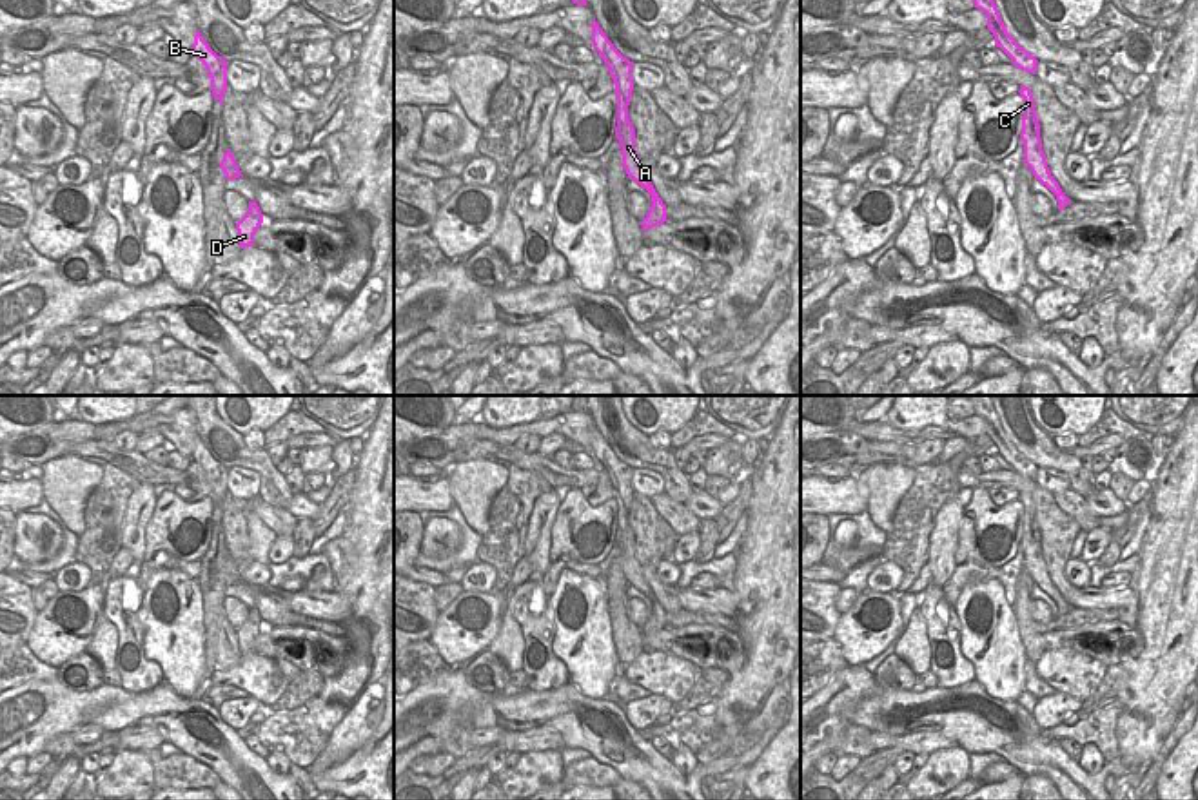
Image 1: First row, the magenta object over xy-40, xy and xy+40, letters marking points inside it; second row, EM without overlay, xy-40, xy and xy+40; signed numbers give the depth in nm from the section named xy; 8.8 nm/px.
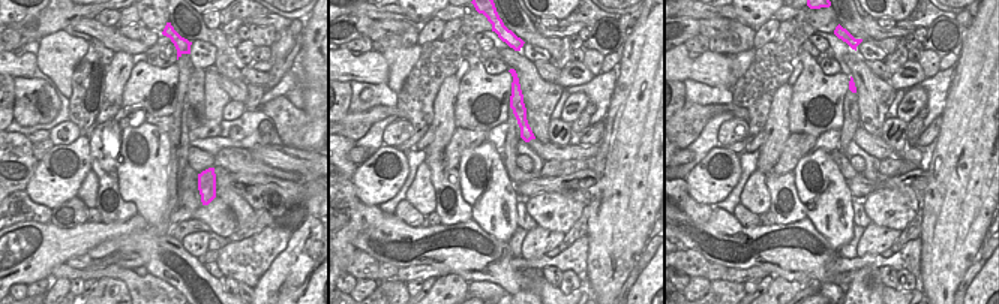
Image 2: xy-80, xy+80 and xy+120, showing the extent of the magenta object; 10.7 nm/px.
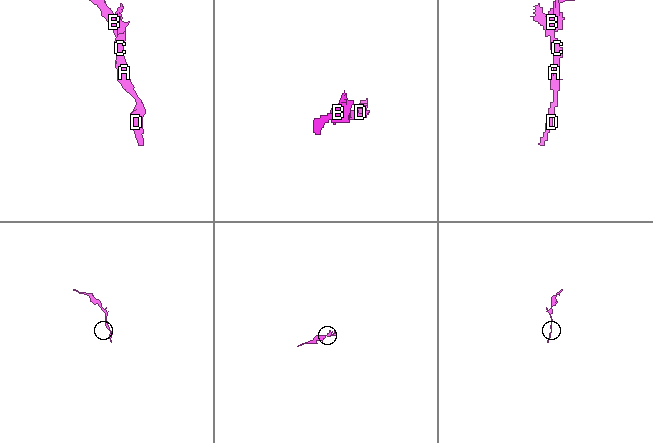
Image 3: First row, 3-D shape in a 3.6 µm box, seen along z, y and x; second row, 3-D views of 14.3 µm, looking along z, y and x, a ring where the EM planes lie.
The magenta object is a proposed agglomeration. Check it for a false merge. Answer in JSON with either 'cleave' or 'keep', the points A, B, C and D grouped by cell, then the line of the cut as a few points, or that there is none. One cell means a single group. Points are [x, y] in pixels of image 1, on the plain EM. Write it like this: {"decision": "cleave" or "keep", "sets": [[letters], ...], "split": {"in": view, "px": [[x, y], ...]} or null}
{"decision": "keep", "sets": [["A", "B", "C", "D"]], "split": null}

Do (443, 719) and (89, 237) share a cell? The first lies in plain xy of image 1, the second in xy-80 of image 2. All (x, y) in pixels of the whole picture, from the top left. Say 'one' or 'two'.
one

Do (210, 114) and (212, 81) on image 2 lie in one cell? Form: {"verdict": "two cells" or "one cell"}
{"verdict": "one cell"}

